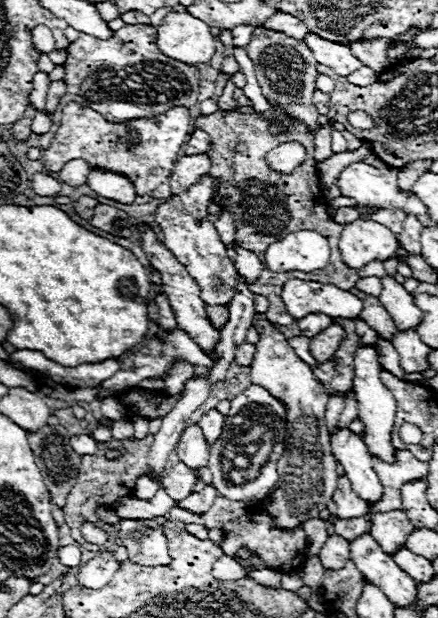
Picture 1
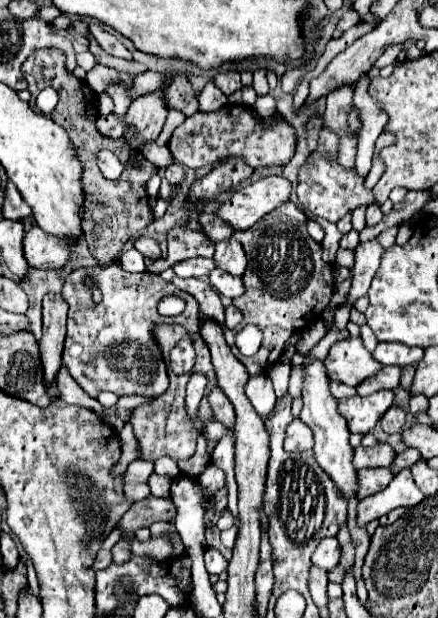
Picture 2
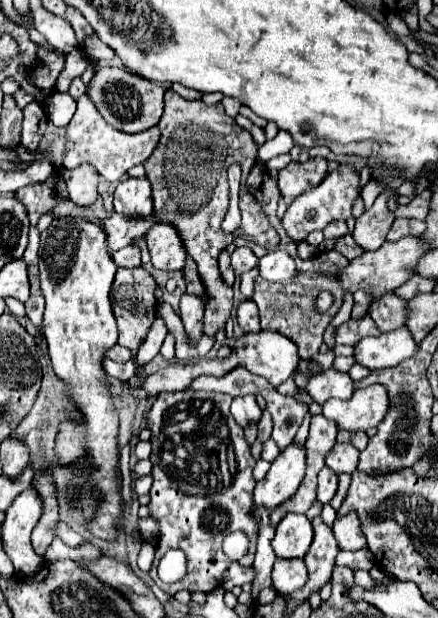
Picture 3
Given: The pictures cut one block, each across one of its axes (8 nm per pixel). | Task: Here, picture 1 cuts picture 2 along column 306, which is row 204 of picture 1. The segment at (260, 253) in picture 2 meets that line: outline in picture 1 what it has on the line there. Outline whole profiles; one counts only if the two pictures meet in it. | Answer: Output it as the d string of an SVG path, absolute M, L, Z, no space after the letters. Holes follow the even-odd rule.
M272 106L264 117L256 114L240 114L234 110L218 110L208 116L196 116L194 126L202 128L210 134L210 160L212 168L210 174L214 174L214 180L218 184L216 196L228 196L232 204L232 212L236 218L236 238L234 242L240 248L246 248L254 252L260 260L264 260L266 246L282 238L282 234L294 232L294 230L314 230L320 232L330 240L330 262L326 268L318 272L288 272L288 278L302 278L302 280L314 280L322 284L334 284L342 290L350 290L356 286L358 272L354 268L348 268L338 250L338 238L342 232L342 226L332 222L328 218L326 200L320 192L320 178L316 172L316 162L312 158L314 152L314 138L308 134L306 126L300 121L288 116L282 108ZM278 120L287 127L287 131L277 135L270 134L270 124ZM284 142L300 142L306 148L306 160L292 172L292 174L280 174L274 172L266 164L266 152L272 148L284 144Z

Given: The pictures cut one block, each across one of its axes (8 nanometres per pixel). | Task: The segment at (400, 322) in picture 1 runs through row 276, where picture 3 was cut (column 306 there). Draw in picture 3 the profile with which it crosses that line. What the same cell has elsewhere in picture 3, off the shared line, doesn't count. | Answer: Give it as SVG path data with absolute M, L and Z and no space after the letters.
M326 370L324 374L314 376L306 388L304 388L314 402L318 402L320 406L330 400L330 398L340 398L340 400L348 400L354 392L354 382L348 374L336 372L336 370Z

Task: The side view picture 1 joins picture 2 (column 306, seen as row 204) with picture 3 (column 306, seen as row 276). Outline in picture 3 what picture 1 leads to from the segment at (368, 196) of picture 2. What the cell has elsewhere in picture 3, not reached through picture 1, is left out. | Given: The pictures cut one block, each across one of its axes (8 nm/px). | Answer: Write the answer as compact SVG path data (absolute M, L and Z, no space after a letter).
M338 168L336 172L328 174L320 186L304 192L302 196L298 196L290 206L288 210L284 212L284 216L280 218L286 234L300 242L300 240L306 240L306 236L314 230L322 230L328 222L332 220L346 220L350 218L350 208L352 208L352 202L354 198L360 194L358 190L358 174L354 174L350 168Z

